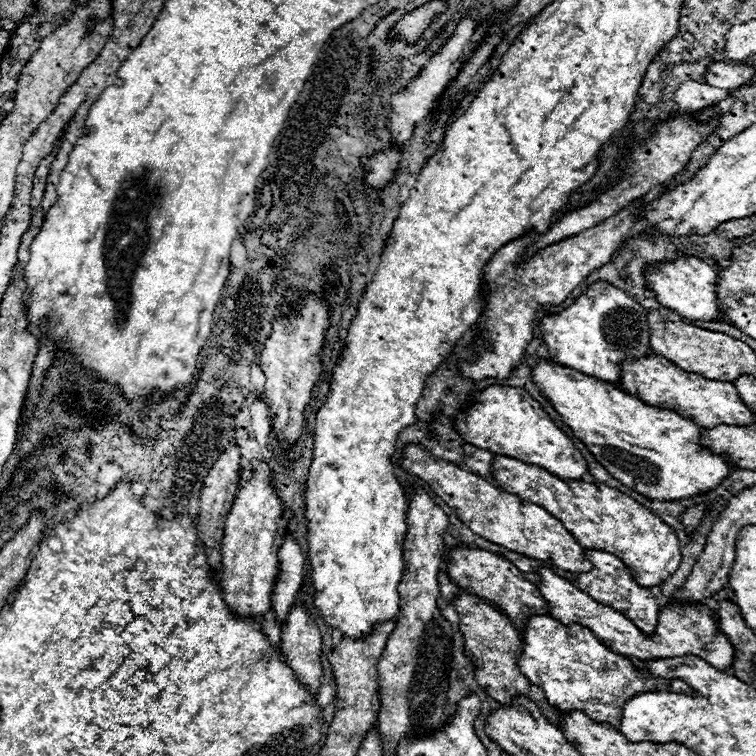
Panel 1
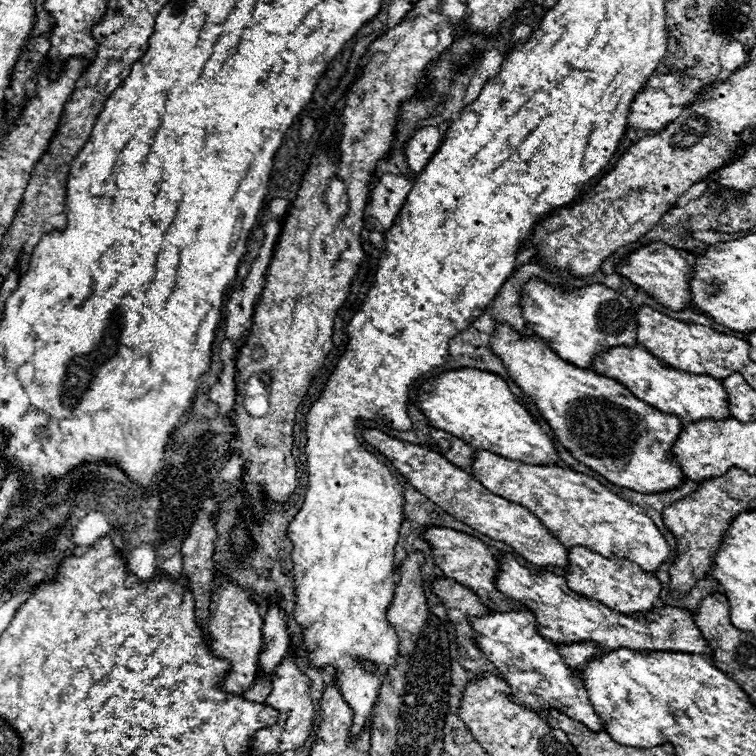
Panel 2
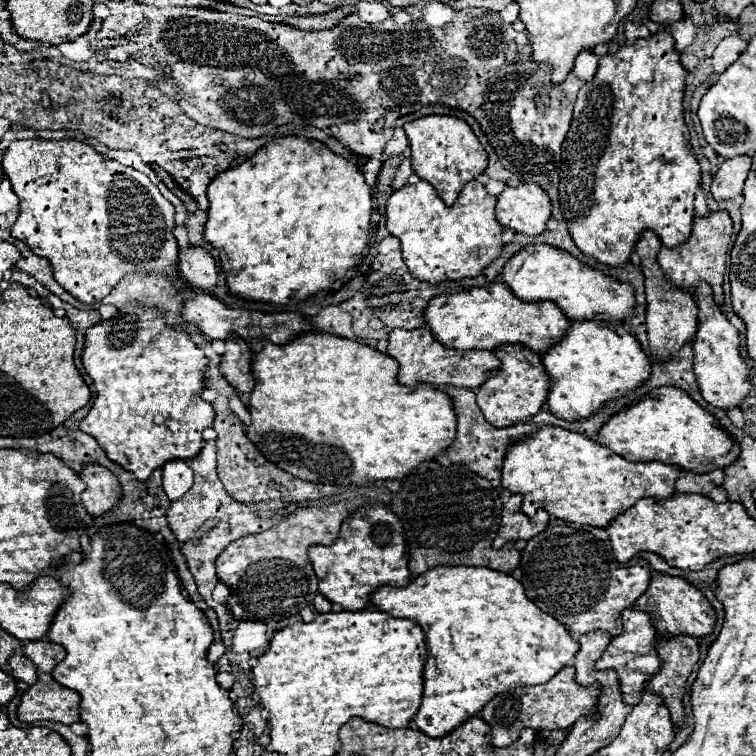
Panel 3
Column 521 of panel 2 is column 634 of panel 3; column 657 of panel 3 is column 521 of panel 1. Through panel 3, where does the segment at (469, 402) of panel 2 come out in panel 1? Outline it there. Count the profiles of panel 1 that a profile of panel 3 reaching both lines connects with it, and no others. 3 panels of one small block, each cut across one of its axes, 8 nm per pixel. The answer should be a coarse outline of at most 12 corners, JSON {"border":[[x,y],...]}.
{"border":[[488,386],[454,418],[478,448],[578,480],[586,462],[524,390]]}

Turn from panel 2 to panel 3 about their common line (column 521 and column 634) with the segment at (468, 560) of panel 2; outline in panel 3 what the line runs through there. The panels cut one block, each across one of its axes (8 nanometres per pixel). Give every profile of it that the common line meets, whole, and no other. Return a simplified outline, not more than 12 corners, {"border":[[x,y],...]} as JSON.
{"border":[[654,572],[632,606],[662,636],[708,636],[716,614],[680,576]]}

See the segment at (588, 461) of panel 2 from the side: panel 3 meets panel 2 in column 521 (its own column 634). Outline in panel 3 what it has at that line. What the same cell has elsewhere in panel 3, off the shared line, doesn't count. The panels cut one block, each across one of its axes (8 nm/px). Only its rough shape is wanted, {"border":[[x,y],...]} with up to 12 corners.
{"border":[[572,320],[542,354],[546,406],[592,416],[650,376],[634,334]]}

